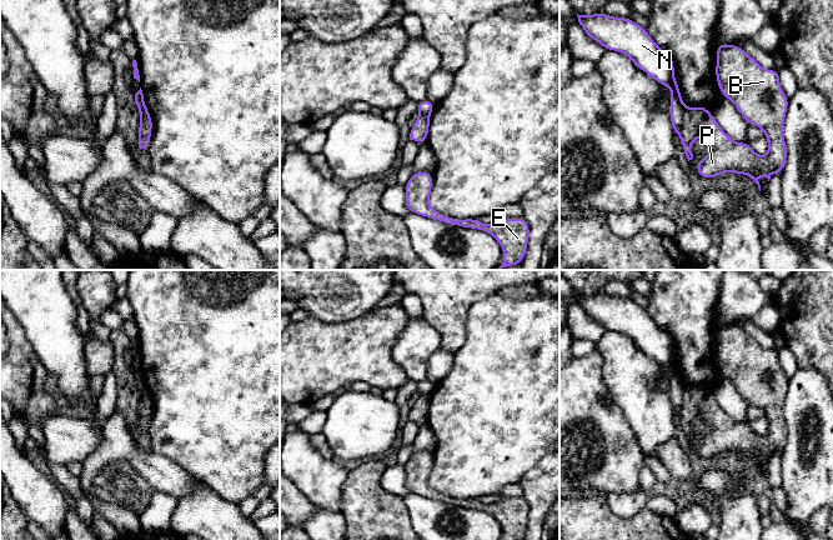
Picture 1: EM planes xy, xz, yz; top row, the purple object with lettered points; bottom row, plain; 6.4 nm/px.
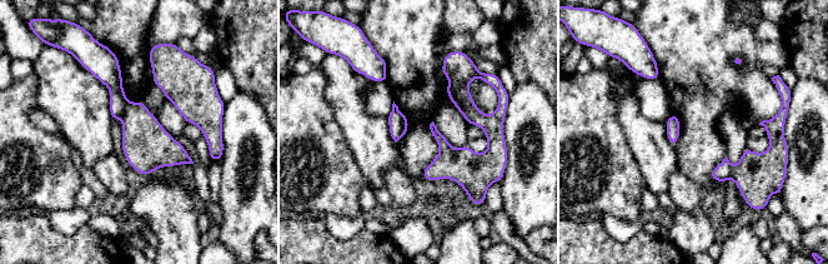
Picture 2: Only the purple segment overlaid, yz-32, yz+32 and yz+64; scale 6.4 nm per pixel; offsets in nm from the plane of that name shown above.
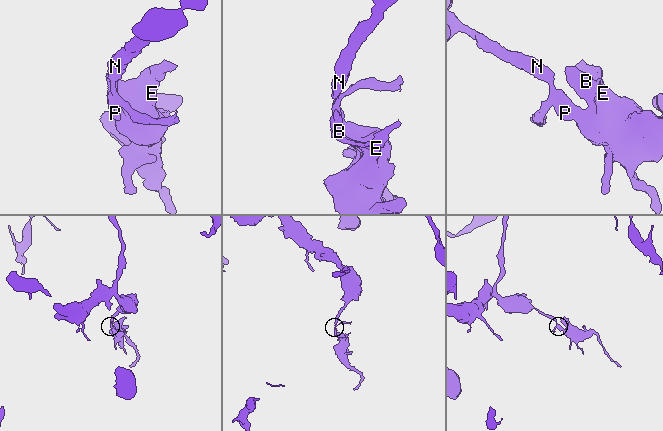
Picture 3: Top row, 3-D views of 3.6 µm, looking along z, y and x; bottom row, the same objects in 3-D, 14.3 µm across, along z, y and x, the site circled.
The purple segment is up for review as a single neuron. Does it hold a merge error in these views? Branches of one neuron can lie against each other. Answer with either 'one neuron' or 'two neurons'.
two neurons

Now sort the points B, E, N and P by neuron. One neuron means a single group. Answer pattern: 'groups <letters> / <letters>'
groups B E P / N

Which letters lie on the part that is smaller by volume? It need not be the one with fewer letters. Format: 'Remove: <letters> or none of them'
Remove: B, E, P

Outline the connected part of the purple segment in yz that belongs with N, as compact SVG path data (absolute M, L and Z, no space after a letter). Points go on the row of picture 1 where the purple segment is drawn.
M602 11L593 15L577 14L577 16L588 38L599 42L604 50L627 55L636 68L671 89L671 124L673 131L679 134L686 106L673 74L673 59L653 41L646 28L629 18L609 16Z

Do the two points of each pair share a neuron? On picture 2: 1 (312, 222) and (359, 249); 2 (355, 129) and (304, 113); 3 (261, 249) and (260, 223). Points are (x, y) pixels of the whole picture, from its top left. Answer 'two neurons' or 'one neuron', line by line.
1: one neuron
2: two neurons
3: two neurons

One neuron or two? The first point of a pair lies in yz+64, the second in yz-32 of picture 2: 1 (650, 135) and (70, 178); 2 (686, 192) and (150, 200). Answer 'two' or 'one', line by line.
1: two
2: two

